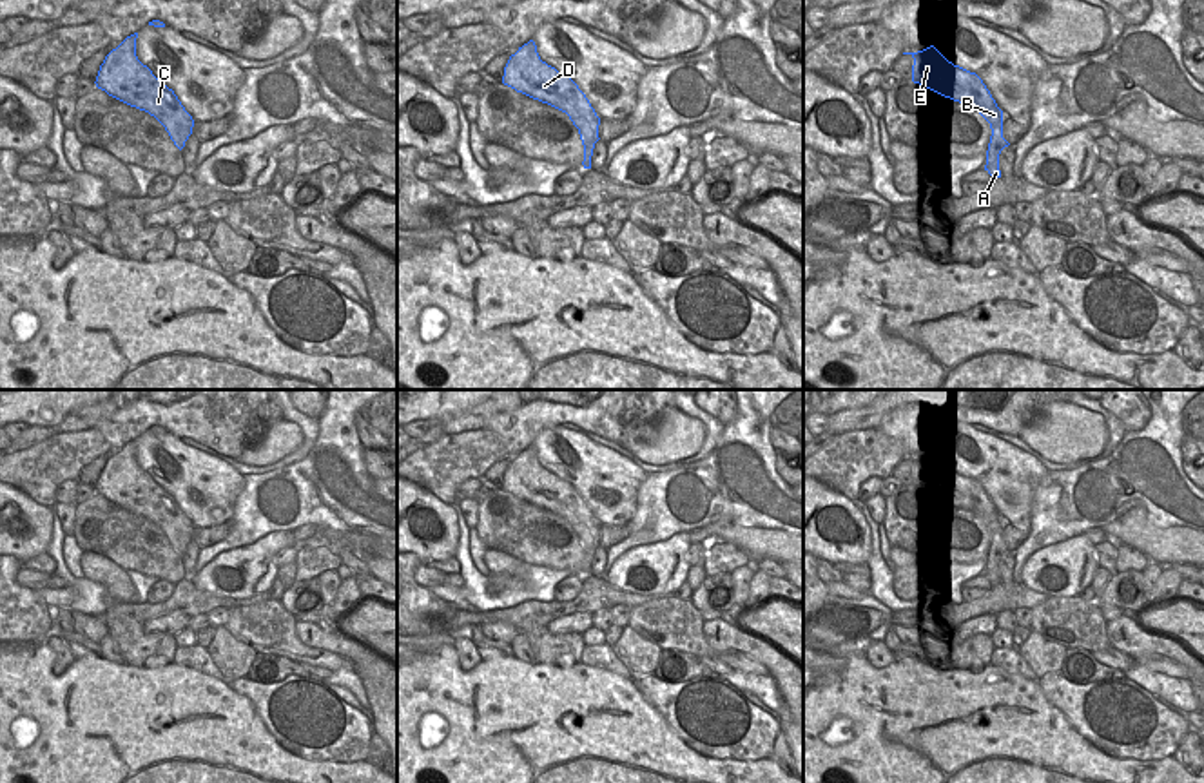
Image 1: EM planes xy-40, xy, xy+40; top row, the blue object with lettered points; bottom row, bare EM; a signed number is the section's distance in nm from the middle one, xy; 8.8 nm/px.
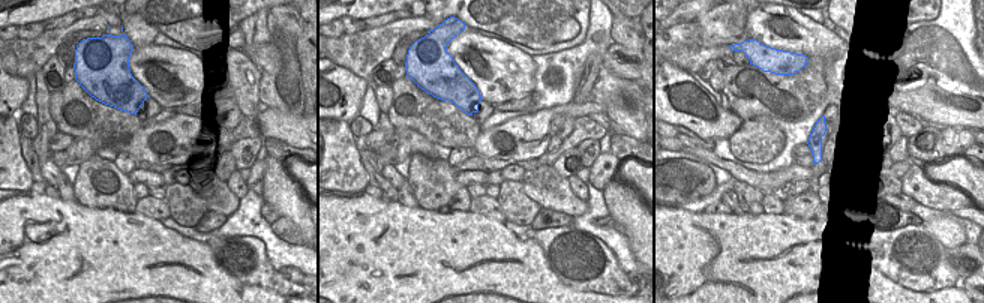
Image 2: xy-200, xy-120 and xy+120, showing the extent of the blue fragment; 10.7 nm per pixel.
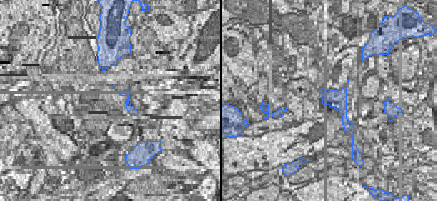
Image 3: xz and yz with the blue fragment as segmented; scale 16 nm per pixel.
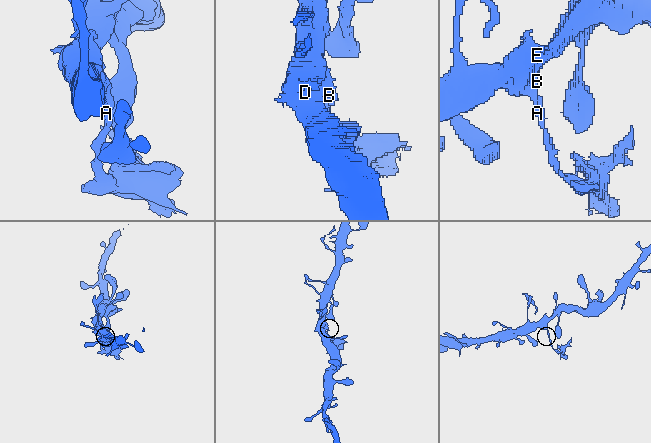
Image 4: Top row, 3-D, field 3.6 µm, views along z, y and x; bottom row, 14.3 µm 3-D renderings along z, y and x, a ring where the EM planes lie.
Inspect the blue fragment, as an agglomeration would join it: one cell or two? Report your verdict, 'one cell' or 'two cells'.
two cells

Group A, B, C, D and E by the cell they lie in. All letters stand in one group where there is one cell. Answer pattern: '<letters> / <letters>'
A / B C D E

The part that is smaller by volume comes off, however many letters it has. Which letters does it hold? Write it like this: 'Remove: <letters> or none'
Remove: A.

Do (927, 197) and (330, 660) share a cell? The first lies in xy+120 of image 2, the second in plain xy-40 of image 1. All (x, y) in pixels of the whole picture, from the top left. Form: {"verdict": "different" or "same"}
{"verdict": "different"}

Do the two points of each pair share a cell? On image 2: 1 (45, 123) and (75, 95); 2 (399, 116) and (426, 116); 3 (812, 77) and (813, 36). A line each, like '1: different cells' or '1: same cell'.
1: different cells
2: same cell
3: different cells

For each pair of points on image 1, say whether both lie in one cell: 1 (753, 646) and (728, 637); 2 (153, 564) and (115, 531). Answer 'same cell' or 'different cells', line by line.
1: same cell
2: same cell

